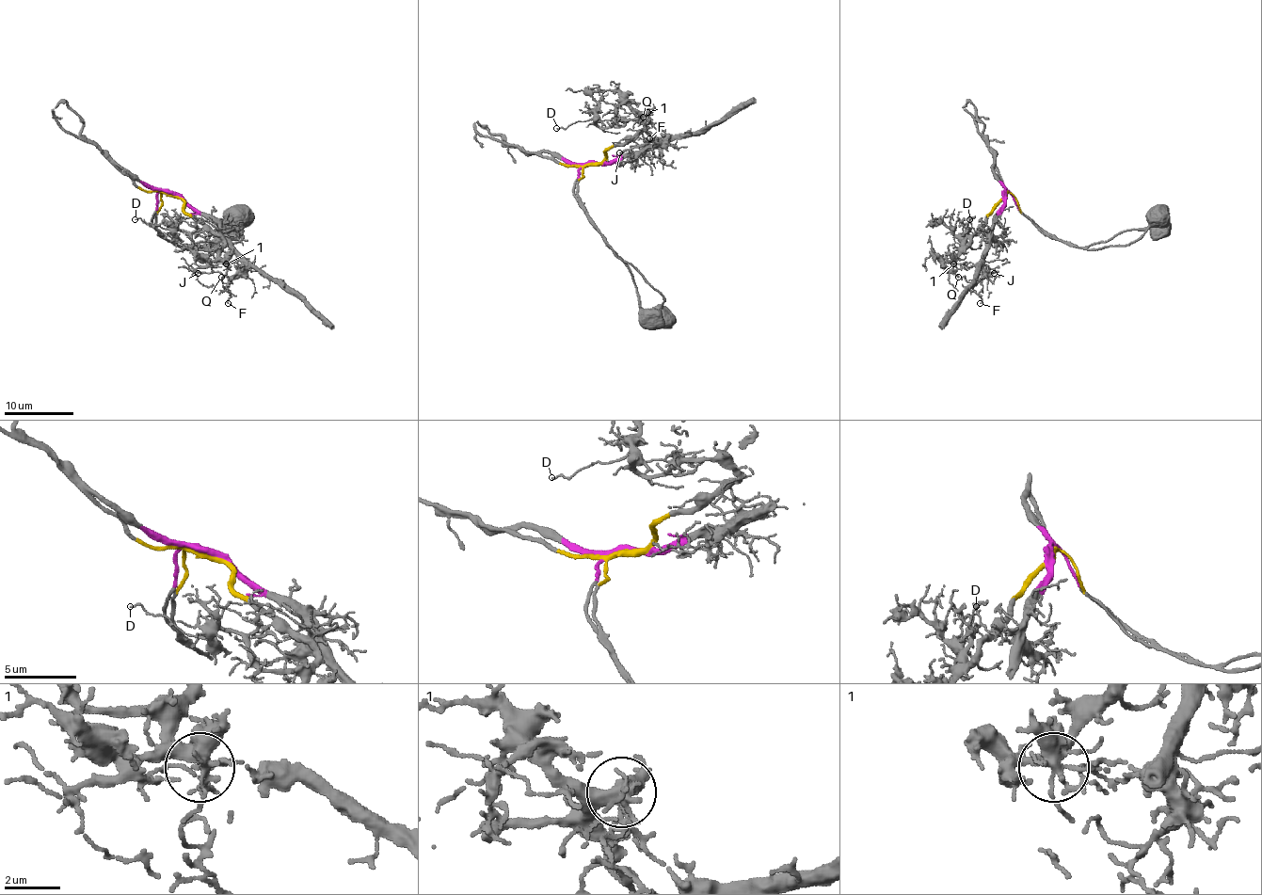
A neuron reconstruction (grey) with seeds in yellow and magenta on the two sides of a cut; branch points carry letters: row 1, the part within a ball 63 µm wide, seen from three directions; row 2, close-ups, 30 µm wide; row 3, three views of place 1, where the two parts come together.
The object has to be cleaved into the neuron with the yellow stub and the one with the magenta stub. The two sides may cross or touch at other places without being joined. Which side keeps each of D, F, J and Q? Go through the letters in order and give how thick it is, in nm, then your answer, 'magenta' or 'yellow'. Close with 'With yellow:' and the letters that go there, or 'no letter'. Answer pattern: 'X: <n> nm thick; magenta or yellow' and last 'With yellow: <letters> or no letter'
D: 110 nm thick; yellow
F: 100 nm thick; magenta
J: 140 nm thick; magenta
Q: 120 nm thick; yellow
With yellow: D, Q

